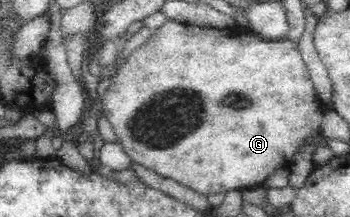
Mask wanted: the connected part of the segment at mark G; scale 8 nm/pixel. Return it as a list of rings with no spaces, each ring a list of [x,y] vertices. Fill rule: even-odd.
[[[168,21],[147,38],[129,59],[118,69],[112,84],[99,103],[99,108],[110,121],[112,129],[117,136],[118,144],[133,162],[142,164],[148,170],[154,170],[156,174],[164,178],[172,178],[196,190],[198,194],[208,197],[209,194],[227,194],[230,190],[255,188],[260,186],[274,170],[288,167],[294,160],[294,152],[300,148],[300,144],[310,136],[322,136],[321,123],[325,107],[320,102],[313,83],[309,78],[309,70],[302,59],[298,44],[288,40],[264,40],[263,37],[247,32],[243,29],[224,28],[214,29],[211,27],[199,27],[197,25],[186,25],[177,21]]]

